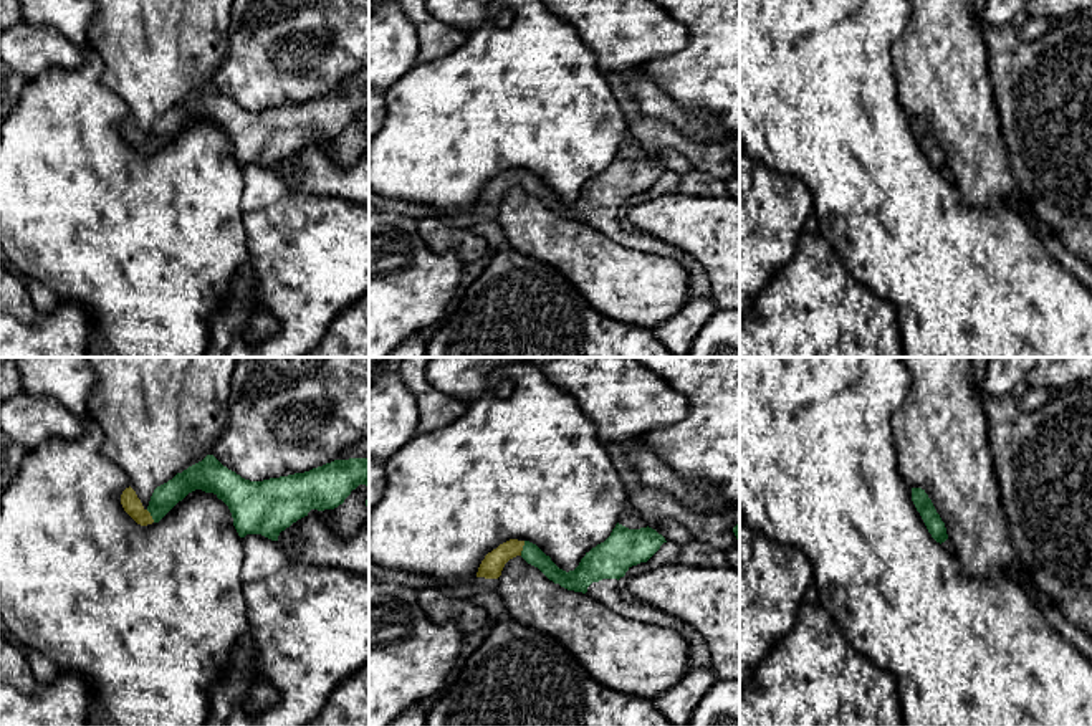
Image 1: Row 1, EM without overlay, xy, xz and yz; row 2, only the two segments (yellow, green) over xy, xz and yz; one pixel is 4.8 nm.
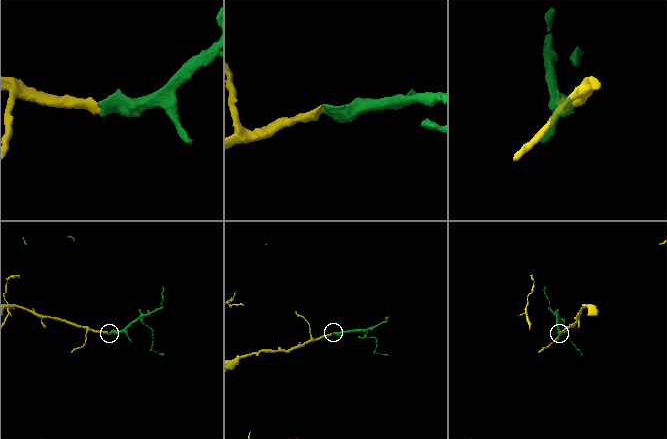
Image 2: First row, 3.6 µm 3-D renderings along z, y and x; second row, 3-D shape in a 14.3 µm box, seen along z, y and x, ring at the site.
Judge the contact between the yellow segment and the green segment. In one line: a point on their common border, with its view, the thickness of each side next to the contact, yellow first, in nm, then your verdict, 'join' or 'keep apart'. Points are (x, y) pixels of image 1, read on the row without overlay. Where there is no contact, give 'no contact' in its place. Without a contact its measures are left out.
xz (522, 177) | 110/90 nm | join

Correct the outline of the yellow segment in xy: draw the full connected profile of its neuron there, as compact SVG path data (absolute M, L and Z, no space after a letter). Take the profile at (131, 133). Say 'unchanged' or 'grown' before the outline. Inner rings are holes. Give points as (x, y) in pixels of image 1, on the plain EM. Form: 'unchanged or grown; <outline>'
grown; M213 84L157 116L144 137L129 116L121 124L124 141L141 155L159 152L189 122L202 119L222 129L240 167L261 164L278 170L281 160L311 139L334 139L359 114L369 117L369 88L334 89L304 103L250 111Z

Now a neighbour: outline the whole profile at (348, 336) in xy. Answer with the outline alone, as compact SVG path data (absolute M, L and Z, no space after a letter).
M369 294L341 311L304 357L369 357Z

